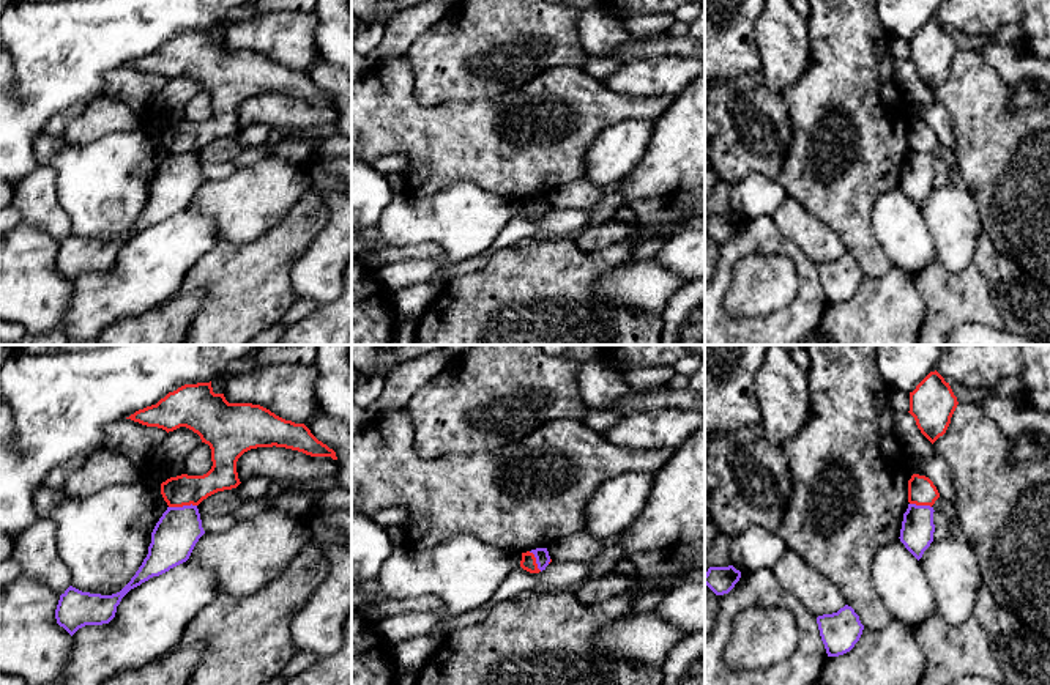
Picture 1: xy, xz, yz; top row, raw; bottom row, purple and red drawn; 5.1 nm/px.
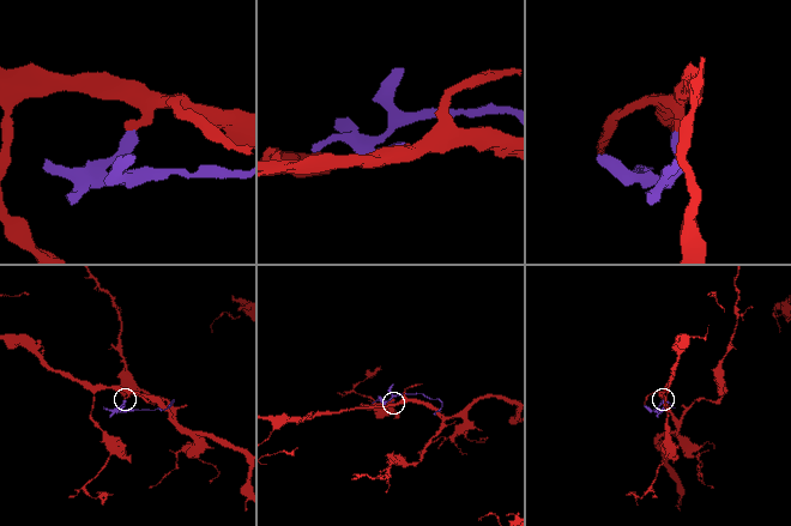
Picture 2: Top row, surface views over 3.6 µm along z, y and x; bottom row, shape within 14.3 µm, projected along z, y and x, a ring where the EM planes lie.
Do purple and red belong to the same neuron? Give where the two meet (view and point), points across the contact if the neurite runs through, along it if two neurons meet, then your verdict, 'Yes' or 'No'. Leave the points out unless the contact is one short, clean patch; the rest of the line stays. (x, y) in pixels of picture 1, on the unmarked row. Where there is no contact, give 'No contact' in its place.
Touches purple at xy (183, 153). No

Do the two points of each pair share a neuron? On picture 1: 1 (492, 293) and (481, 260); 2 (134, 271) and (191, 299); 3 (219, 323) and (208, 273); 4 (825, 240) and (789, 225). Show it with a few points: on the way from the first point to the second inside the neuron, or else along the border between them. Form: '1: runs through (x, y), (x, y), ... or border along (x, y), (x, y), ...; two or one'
1: border along (511, 246), (502, 248), (483, 266), (448, 281); two
2: border along (177, 290), (145, 312); two
3: runs through (219, 311), (219, 285); one
4: runs through (815, 240), (798, 225); one

